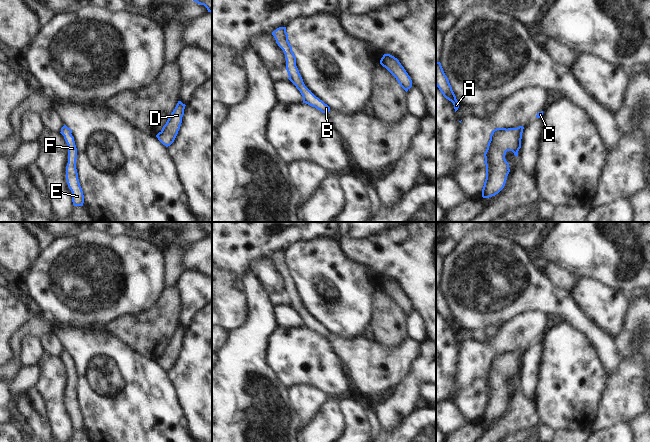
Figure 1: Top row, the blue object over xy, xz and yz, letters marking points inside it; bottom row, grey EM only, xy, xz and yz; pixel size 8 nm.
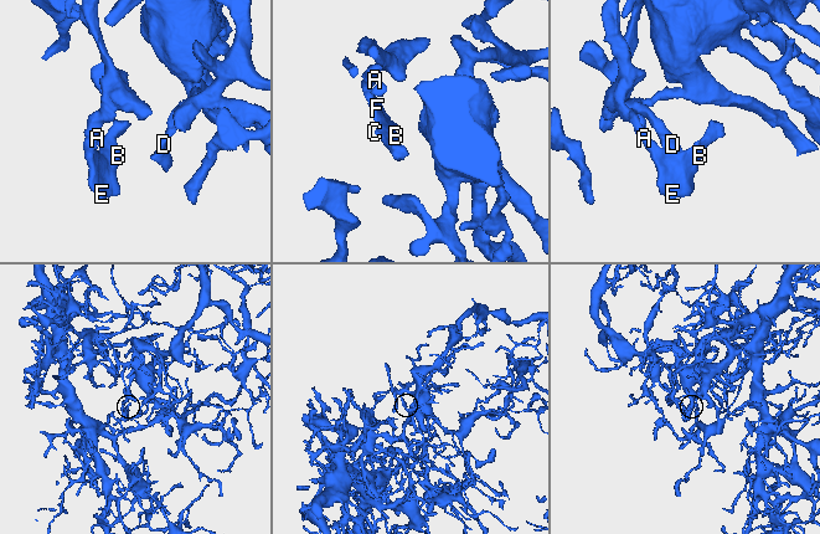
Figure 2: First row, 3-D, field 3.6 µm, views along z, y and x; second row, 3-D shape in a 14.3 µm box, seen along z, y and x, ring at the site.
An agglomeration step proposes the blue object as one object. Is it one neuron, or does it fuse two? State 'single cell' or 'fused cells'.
single cell

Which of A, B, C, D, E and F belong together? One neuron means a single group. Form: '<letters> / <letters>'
A B C D E F

